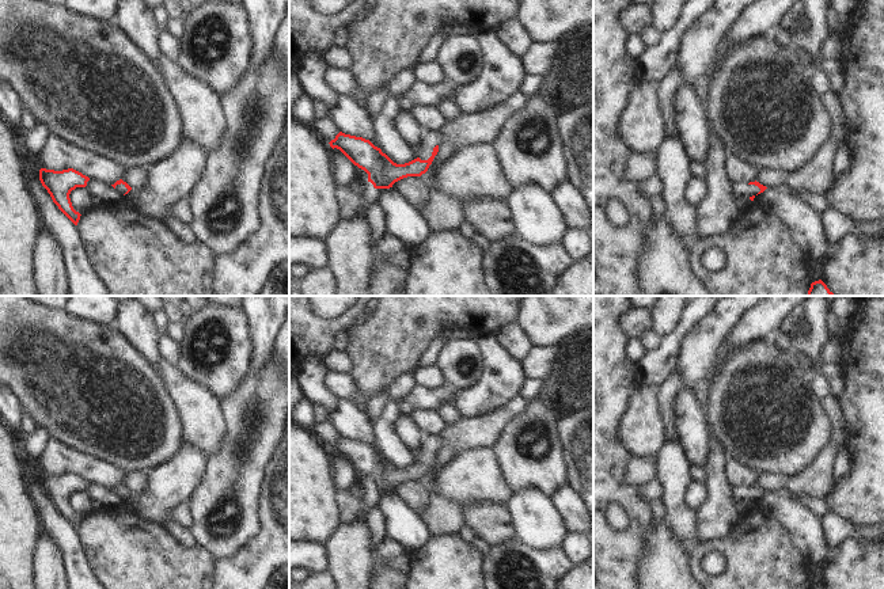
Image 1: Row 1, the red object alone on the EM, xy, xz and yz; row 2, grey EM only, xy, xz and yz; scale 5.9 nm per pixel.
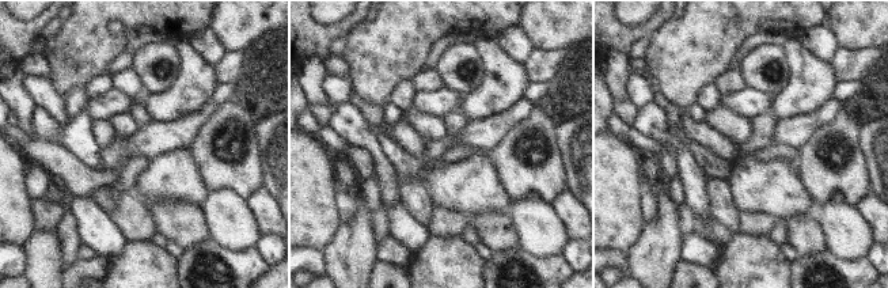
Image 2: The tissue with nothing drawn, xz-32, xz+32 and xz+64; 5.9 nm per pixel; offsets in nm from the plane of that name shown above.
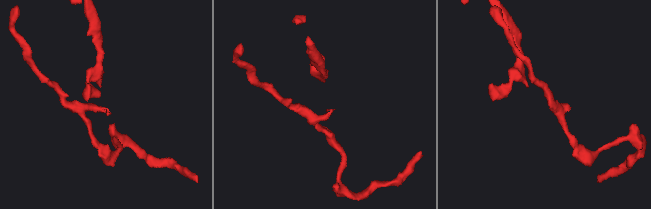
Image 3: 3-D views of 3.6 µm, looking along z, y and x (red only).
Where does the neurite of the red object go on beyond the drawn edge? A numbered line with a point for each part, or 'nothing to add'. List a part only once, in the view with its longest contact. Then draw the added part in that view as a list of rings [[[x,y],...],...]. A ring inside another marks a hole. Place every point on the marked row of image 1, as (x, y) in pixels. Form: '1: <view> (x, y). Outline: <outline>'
1: xz (429, 140). Outline: [[[424,132],[418,157],[421,160],[428,160],[432,156],[433,148],[440,144],[441,140],[437,134],[433,132]]]

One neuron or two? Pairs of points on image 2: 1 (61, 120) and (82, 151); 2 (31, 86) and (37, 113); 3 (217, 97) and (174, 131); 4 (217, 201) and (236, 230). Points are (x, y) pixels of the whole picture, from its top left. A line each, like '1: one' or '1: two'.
1: two
2: two
3: two
4: one

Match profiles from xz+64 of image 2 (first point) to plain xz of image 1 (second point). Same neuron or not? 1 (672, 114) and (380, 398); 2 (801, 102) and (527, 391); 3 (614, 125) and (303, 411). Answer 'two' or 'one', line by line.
1: one
2: two
3: one

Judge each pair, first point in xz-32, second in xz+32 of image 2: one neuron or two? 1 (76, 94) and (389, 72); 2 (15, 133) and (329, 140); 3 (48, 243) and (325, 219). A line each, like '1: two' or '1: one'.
1: two
2: one
3: two

